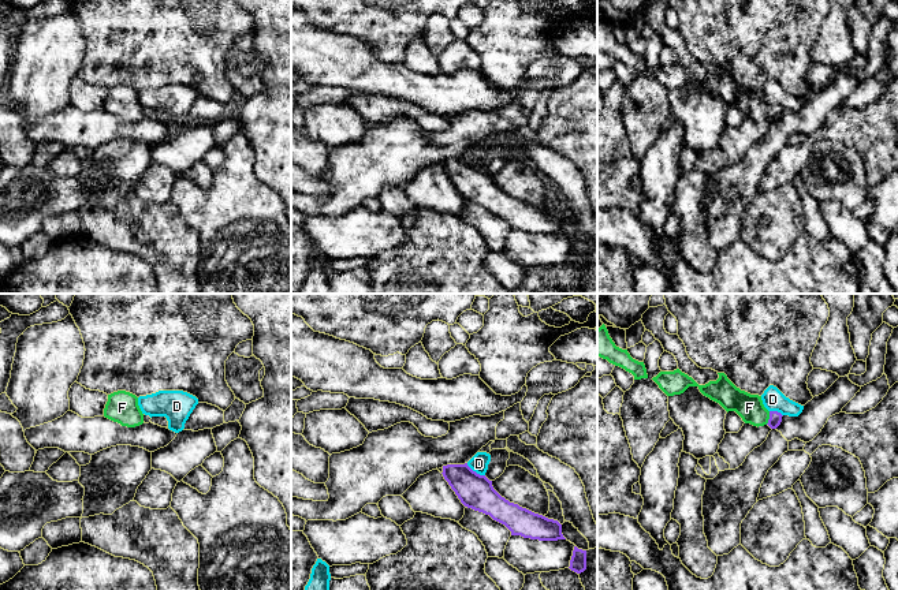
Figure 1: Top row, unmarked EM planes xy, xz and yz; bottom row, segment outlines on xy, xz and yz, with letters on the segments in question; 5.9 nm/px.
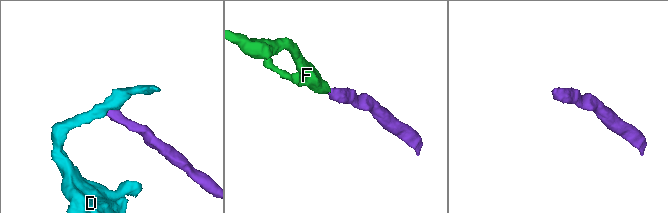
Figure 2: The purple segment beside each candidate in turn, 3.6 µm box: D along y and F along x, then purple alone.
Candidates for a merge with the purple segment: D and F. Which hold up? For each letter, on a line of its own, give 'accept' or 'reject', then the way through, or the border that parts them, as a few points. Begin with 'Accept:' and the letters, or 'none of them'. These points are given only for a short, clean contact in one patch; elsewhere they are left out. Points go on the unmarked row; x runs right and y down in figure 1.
Accept: F
D: reject | along xz (466, 157), (484, 170)
F: accept | across yz (775, 112), (770, 112), (757, 109), (749, 101)

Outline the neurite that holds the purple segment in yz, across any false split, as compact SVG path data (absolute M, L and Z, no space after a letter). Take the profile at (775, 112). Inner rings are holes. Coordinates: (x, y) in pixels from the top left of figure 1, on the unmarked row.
M679 63L674 66L660 66L652 74L667 89L681 89L689 81L697 81L700 86L711 94L719 97L727 107L735 105L745 117L753 120L768 119L776 123L782 116L782 108L768 105L759 89L750 89L737 82L724 67L718 67L716 75L709 75L705 79L698 79L692 71L682 67Z

